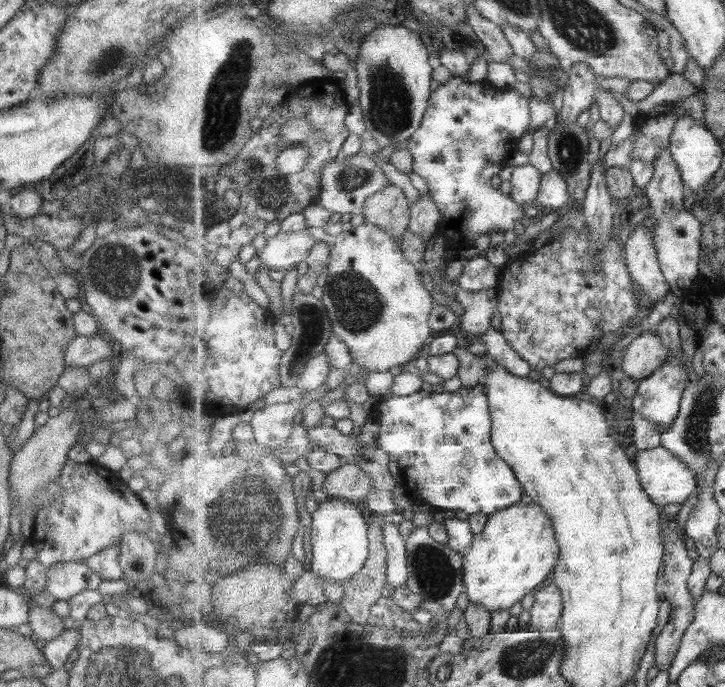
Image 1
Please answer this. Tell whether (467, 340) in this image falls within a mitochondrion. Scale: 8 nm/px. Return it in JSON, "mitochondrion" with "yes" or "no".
{"mitochondrion":"no"}

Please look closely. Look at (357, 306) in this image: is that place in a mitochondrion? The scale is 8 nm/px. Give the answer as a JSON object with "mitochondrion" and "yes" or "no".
{"mitochondrion":"yes"}

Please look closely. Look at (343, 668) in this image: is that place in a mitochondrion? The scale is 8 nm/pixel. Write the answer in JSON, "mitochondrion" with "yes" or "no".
{"mitochondrion":"yes"}

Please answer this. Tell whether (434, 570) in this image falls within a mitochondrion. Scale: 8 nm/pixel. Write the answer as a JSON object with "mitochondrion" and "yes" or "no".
{"mitochondrion":"yes"}

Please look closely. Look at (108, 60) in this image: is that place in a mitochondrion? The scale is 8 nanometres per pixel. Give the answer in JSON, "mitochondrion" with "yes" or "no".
{"mitochondrion":"yes"}

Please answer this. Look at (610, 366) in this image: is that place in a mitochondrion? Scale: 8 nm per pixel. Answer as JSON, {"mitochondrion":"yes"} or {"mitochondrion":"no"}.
{"mitochondrion":"no"}

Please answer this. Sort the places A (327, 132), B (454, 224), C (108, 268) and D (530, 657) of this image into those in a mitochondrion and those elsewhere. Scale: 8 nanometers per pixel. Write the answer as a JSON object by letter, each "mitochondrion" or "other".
{"A":"other","B":"other","C":"mitochondrion","D":"mitochondrion"}

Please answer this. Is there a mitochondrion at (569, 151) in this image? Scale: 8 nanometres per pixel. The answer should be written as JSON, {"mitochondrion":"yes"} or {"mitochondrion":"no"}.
{"mitochondrion":"yes"}

